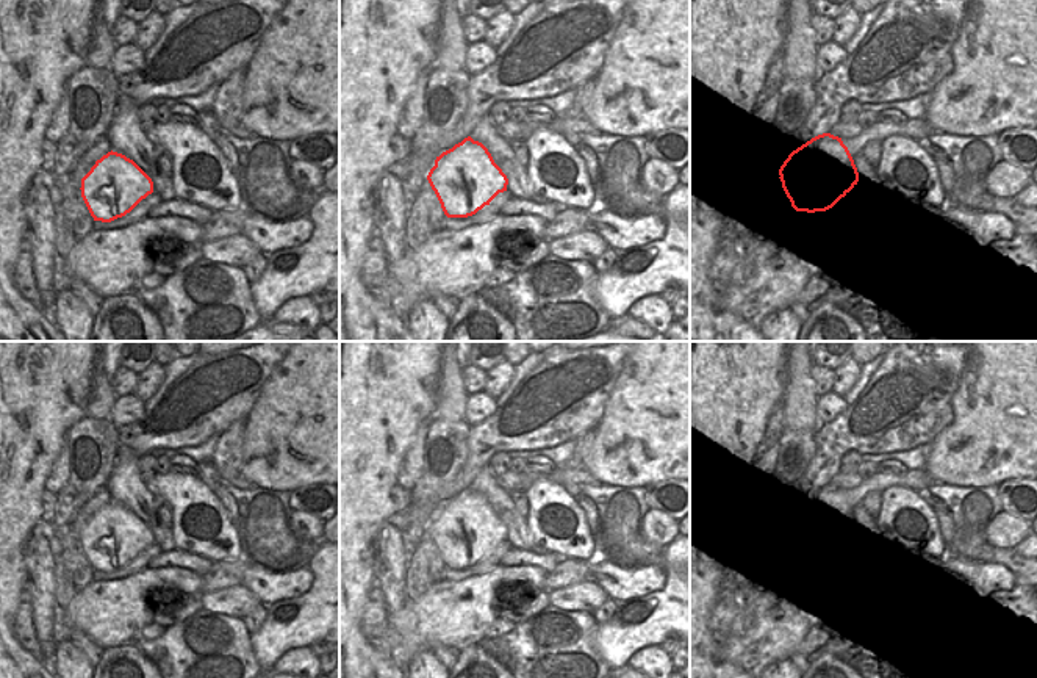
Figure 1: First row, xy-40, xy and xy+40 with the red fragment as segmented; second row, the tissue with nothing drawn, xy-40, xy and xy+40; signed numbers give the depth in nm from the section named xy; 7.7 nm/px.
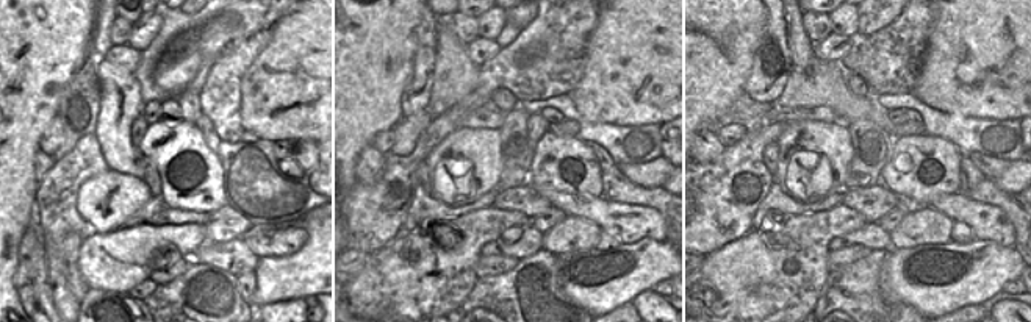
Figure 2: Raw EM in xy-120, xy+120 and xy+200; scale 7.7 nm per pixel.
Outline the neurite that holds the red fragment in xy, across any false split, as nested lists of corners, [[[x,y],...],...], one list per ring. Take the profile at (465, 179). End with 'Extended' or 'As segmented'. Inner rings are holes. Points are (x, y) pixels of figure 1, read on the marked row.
[[[471,136],[436,157],[427,180],[447,218],[475,215],[508,185],[488,149]]]. As segmented.

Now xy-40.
[[[111,150],[81,179],[80,189],[94,221],[111,222],[152,194],[153,182],[133,160]]]. As segmented.

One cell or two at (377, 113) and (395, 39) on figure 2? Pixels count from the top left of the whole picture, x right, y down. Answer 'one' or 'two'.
one

